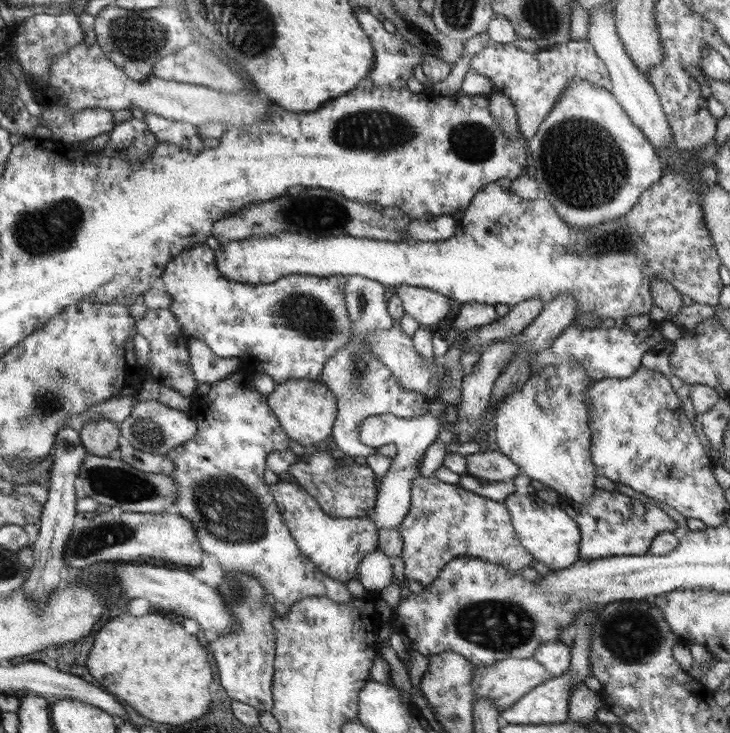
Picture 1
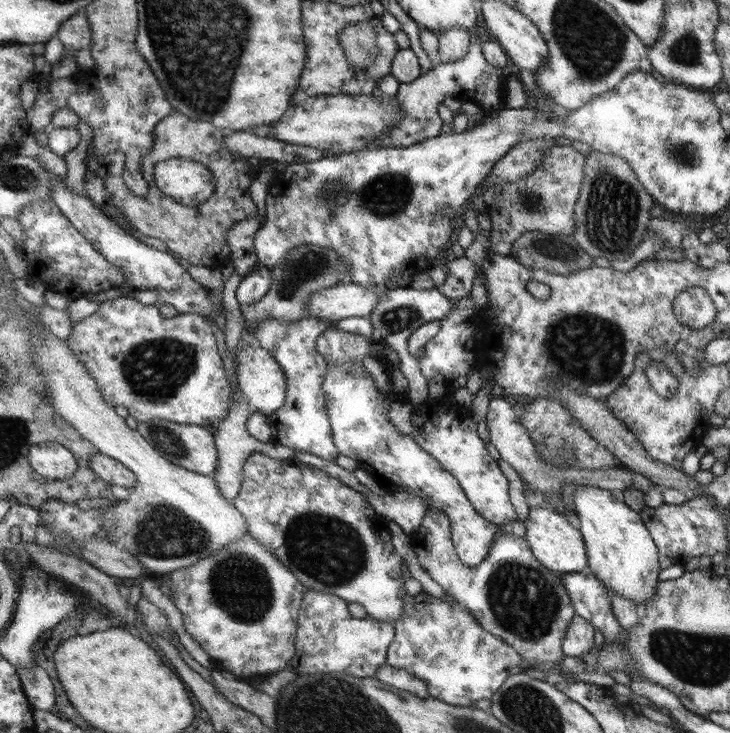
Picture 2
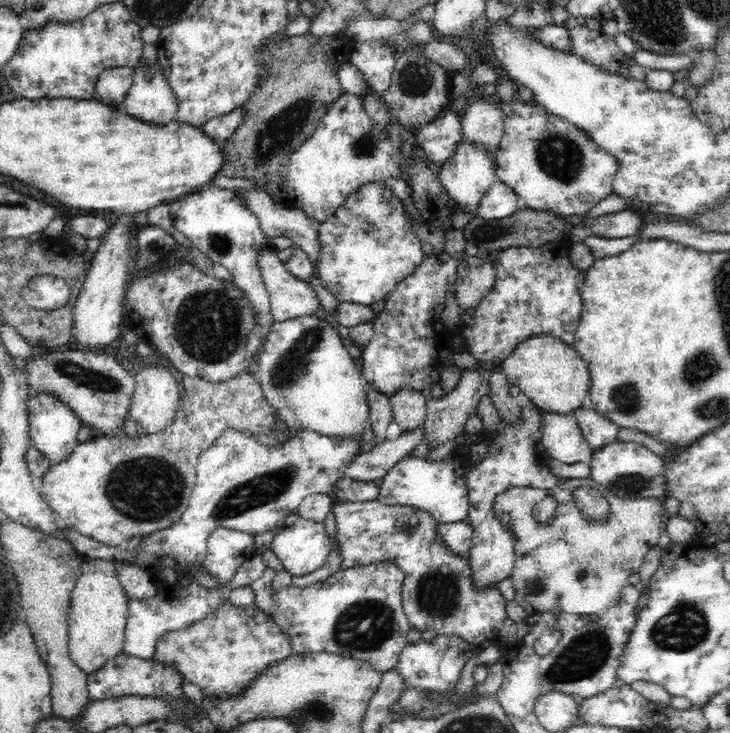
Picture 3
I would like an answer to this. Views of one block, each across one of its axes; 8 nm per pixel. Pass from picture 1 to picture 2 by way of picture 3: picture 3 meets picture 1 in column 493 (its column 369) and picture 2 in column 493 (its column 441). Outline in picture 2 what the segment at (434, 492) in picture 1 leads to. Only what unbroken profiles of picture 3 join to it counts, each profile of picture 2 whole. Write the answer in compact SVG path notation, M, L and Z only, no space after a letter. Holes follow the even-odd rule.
M430 509L426 511L421 526L413 532L412 544L417 550L418 564L425 568L434 582L454 596L460 604L471 610L479 623L494 636L502 638L506 644L513 646L523 656L527 669L543 670L550 665L561 668L565 653L563 640L567 636L571 620L575 618L575 607L567 588L564 587L561 573L546 568L534 555L525 537L514 535L510 528L501 526L501 534L496 538L490 554L477 567L466 565L459 559L454 542L451 540L451 521L444 511Z

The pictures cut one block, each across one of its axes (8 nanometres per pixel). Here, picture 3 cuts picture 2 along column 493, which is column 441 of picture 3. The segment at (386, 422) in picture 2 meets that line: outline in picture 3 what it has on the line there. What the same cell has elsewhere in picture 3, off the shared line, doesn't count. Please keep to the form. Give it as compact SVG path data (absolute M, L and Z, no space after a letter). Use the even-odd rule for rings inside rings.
M467 520L437 524L437 538L441 546L444 546L450 554L465 559L469 557L472 546L472 532L472 525Z

